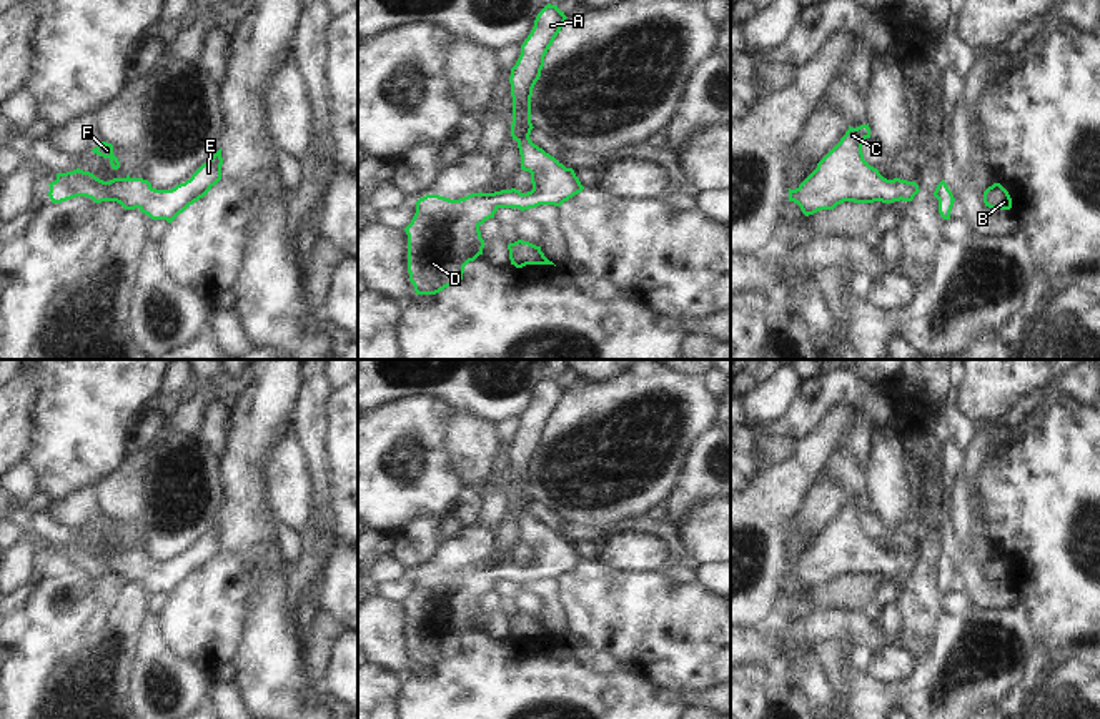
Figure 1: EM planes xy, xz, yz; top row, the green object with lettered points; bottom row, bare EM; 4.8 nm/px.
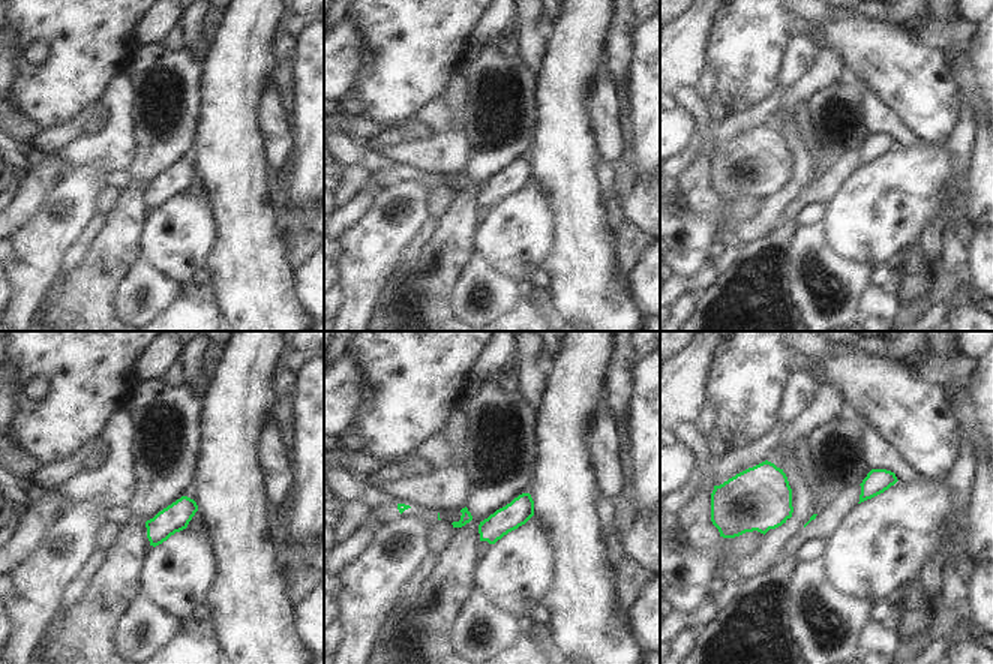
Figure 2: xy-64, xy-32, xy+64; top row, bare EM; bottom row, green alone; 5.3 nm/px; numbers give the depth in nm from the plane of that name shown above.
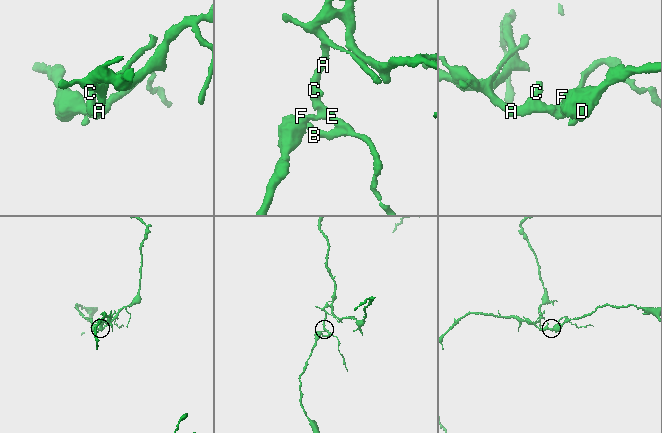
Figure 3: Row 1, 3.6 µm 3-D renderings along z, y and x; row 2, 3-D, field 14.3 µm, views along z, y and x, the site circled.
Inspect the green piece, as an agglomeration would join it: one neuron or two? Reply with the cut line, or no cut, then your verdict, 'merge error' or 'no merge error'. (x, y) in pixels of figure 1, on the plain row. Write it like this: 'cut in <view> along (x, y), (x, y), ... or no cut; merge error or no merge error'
no cut; no merge error

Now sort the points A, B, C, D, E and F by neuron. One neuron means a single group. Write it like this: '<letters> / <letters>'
A B C D E F

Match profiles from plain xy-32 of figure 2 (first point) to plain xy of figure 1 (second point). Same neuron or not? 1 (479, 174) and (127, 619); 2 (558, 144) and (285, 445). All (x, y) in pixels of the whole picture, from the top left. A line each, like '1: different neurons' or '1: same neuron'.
1: same neuron
2: different neurons

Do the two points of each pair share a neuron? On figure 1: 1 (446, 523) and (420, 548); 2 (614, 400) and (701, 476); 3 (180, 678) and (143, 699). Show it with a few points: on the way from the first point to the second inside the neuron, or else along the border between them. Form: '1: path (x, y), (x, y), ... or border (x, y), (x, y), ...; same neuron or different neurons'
1: path (440, 530), (426, 541); same neuron
2: border (709, 431), (694, 445), (681, 485), (669, 500); different neurons
3: path (165, 673), (150, 669), (143, 684); same neuron

